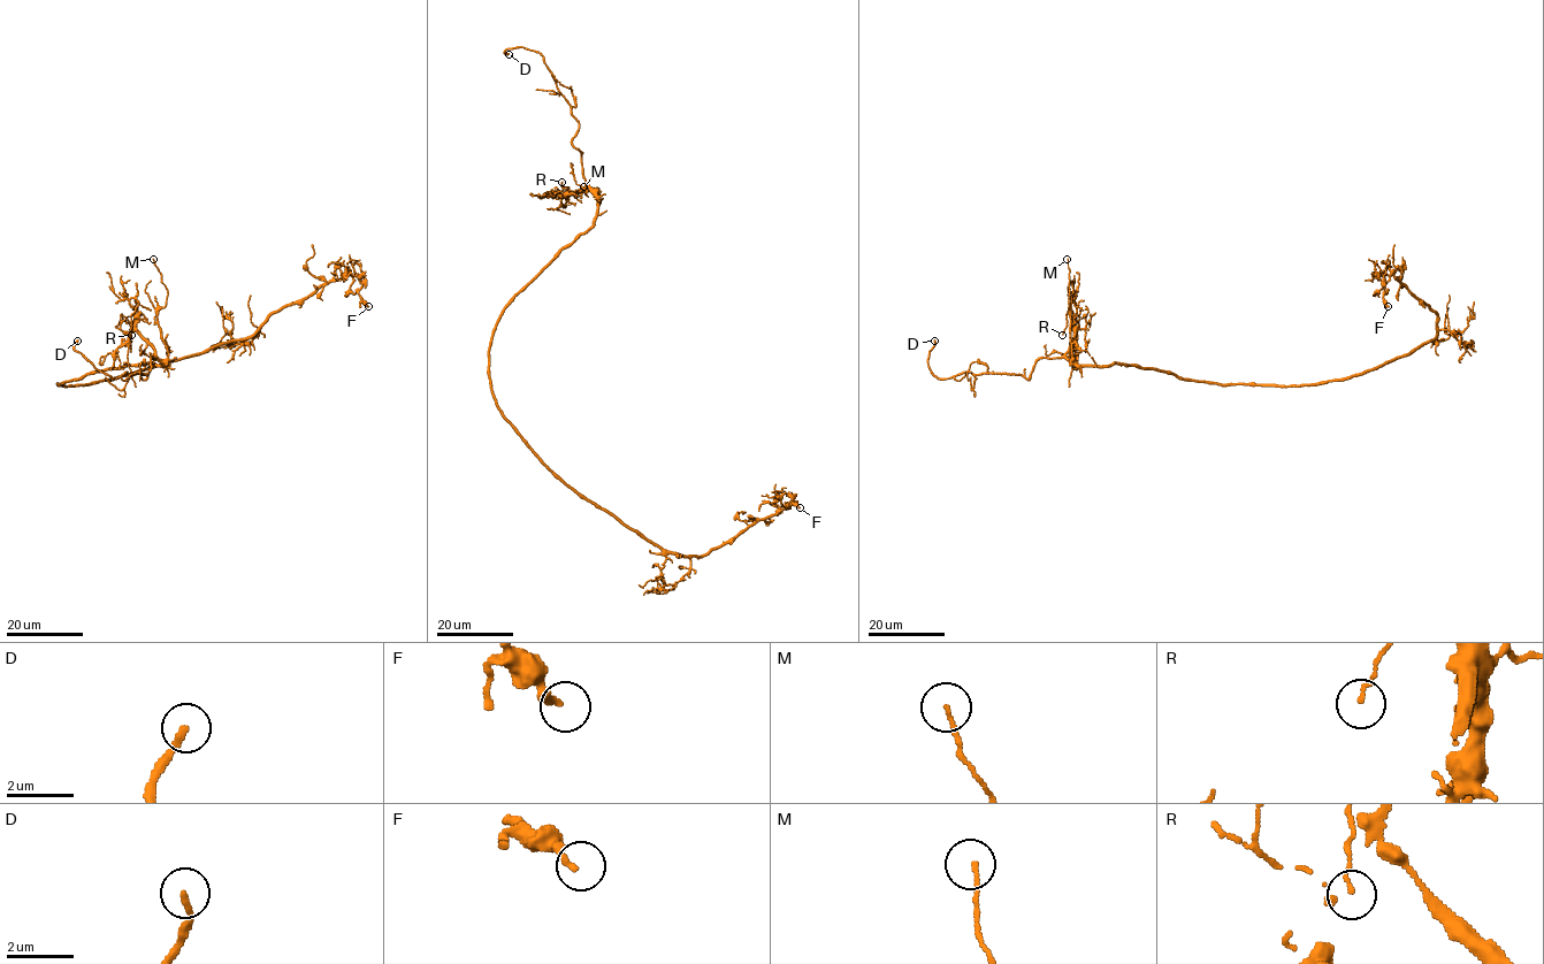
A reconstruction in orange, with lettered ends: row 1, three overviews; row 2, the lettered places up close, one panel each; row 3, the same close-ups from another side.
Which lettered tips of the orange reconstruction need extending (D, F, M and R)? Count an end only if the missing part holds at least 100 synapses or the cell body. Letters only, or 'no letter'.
D

